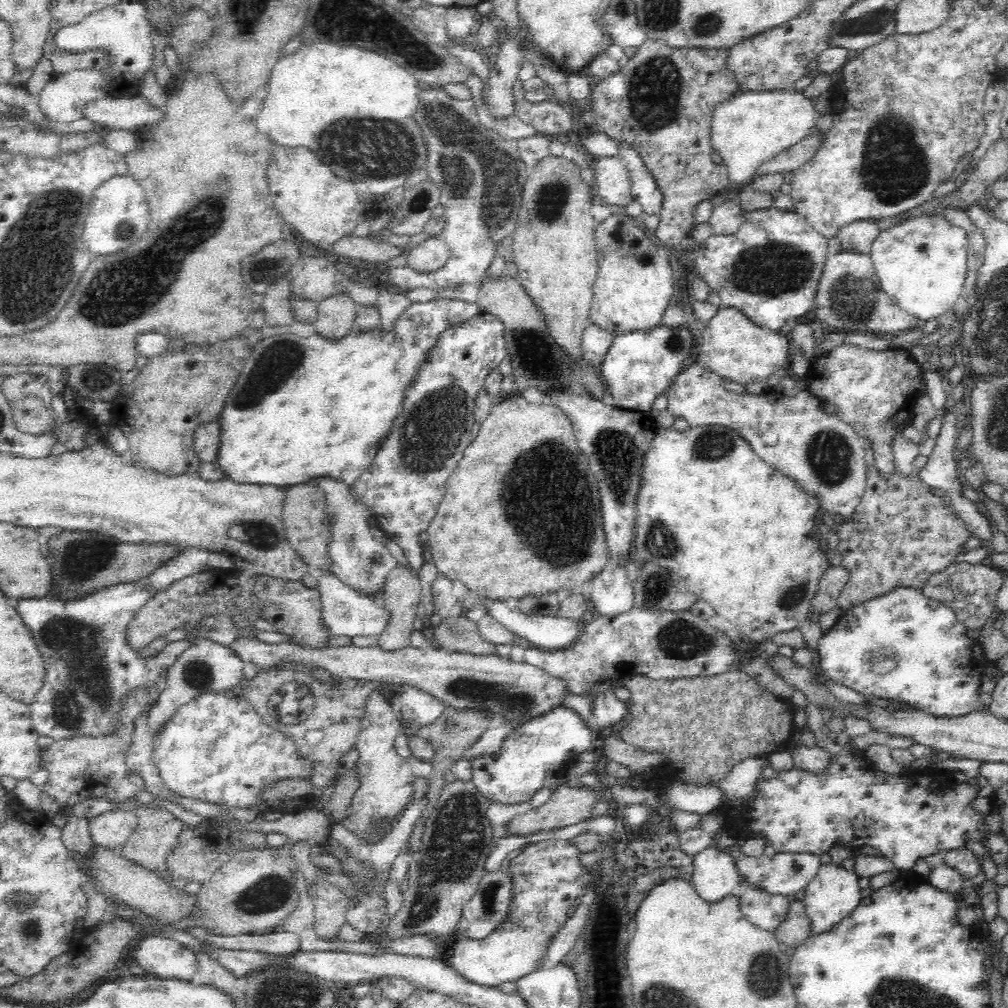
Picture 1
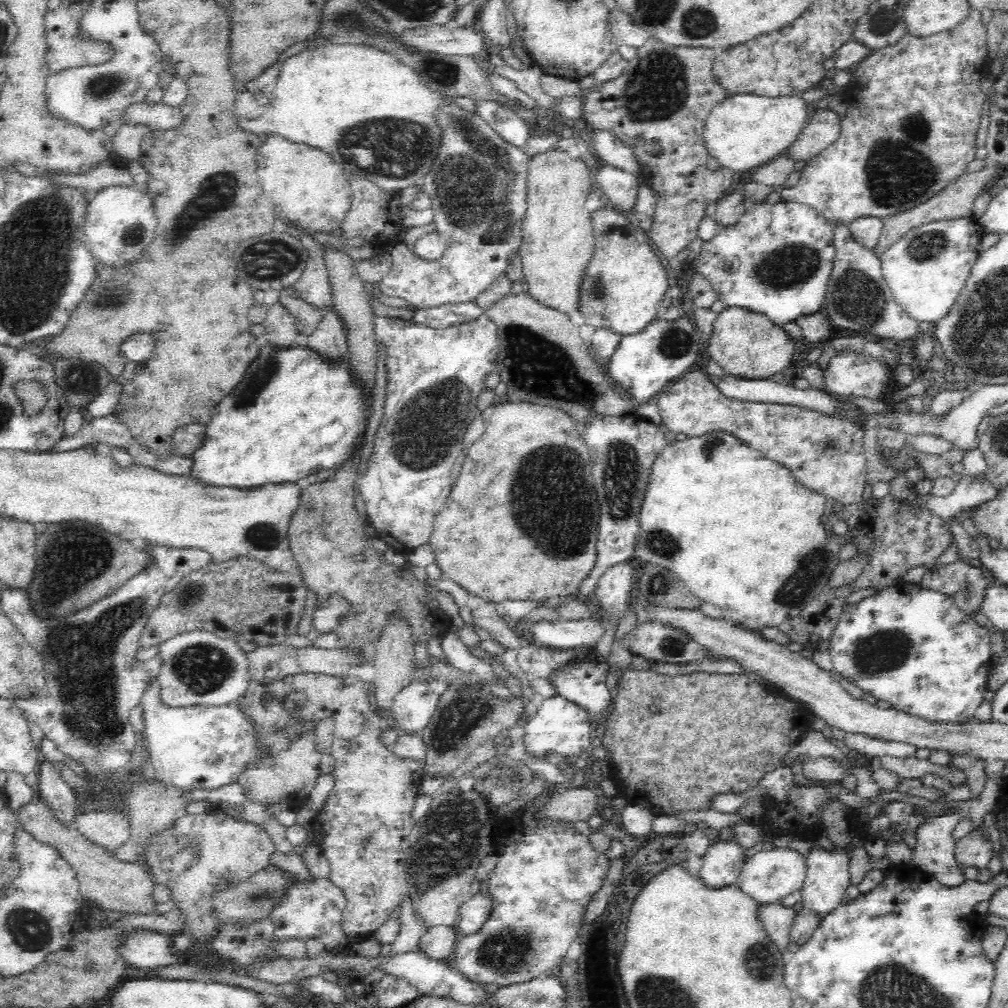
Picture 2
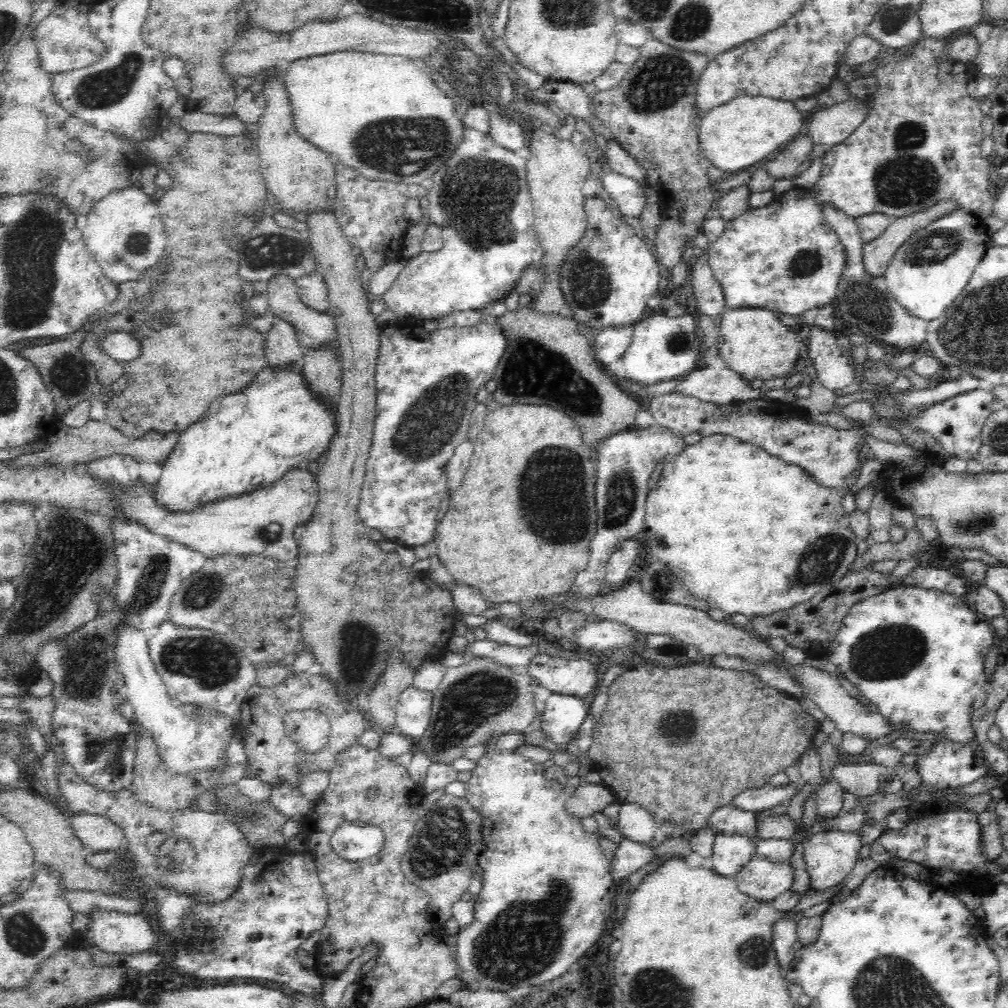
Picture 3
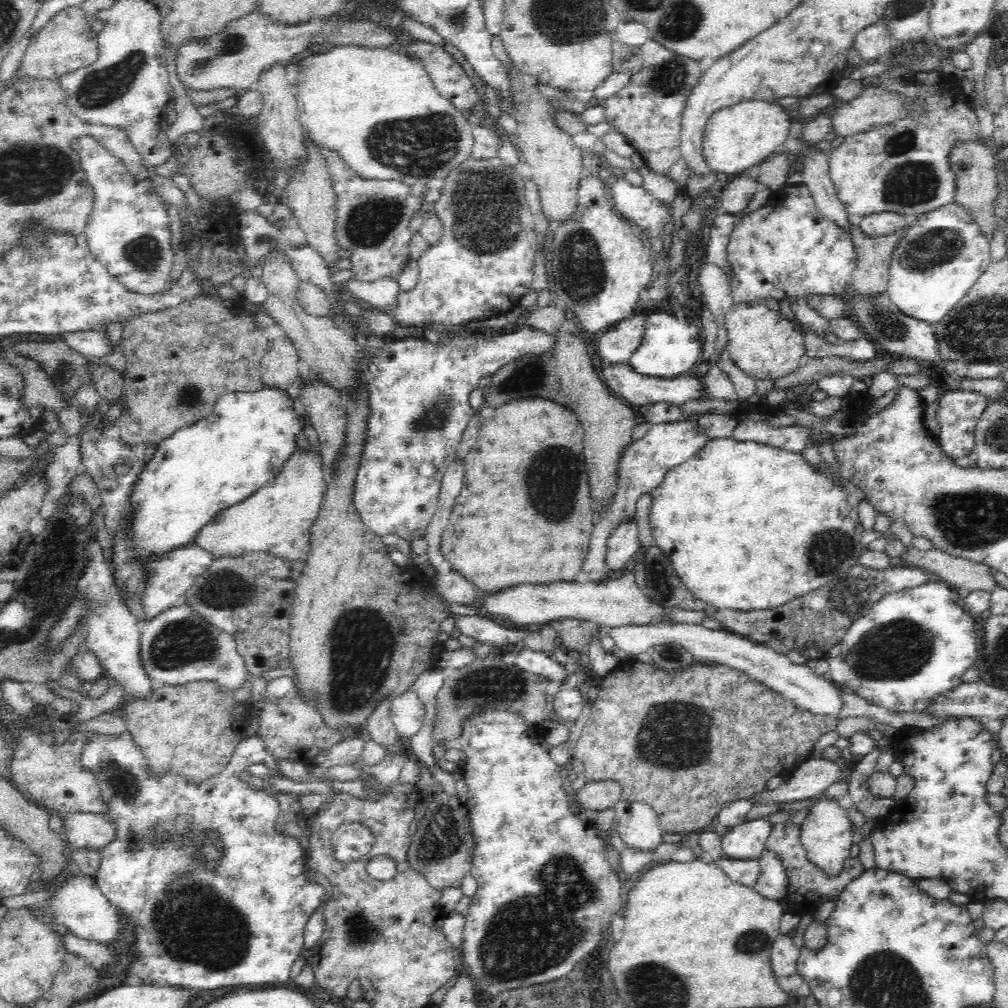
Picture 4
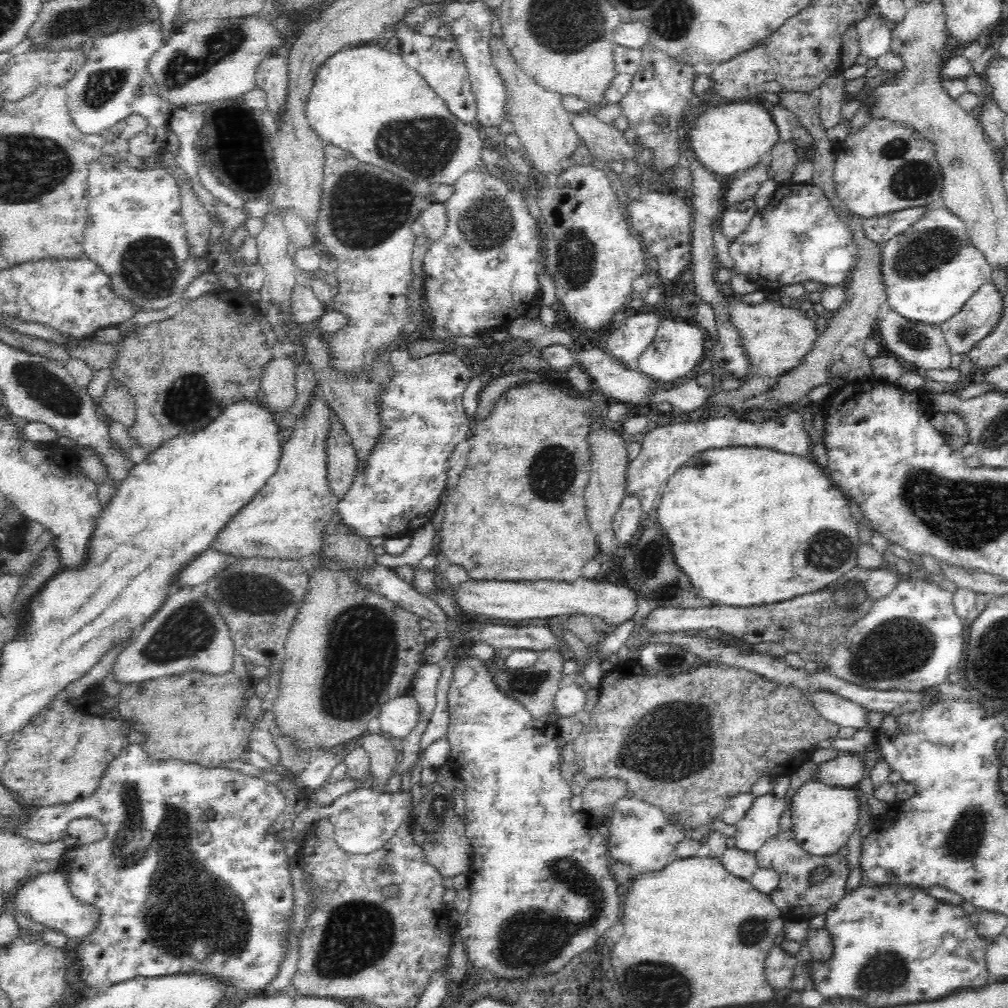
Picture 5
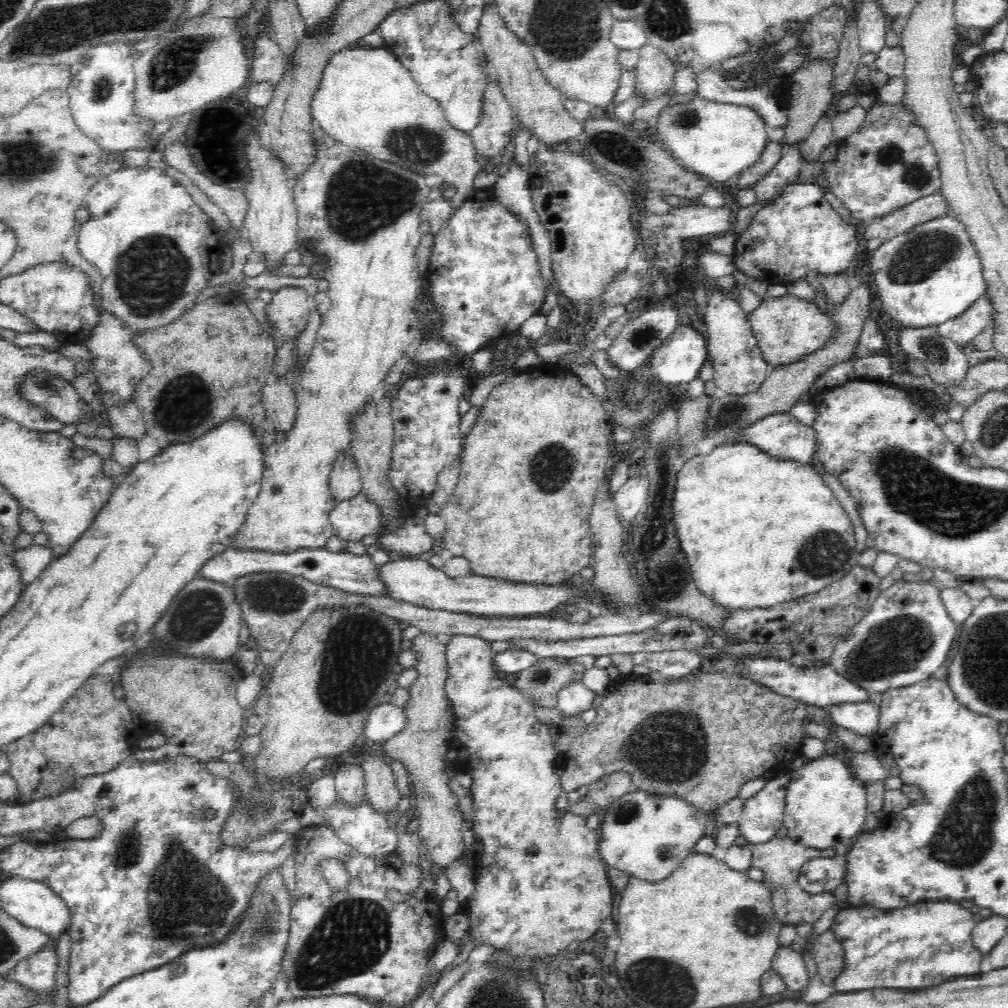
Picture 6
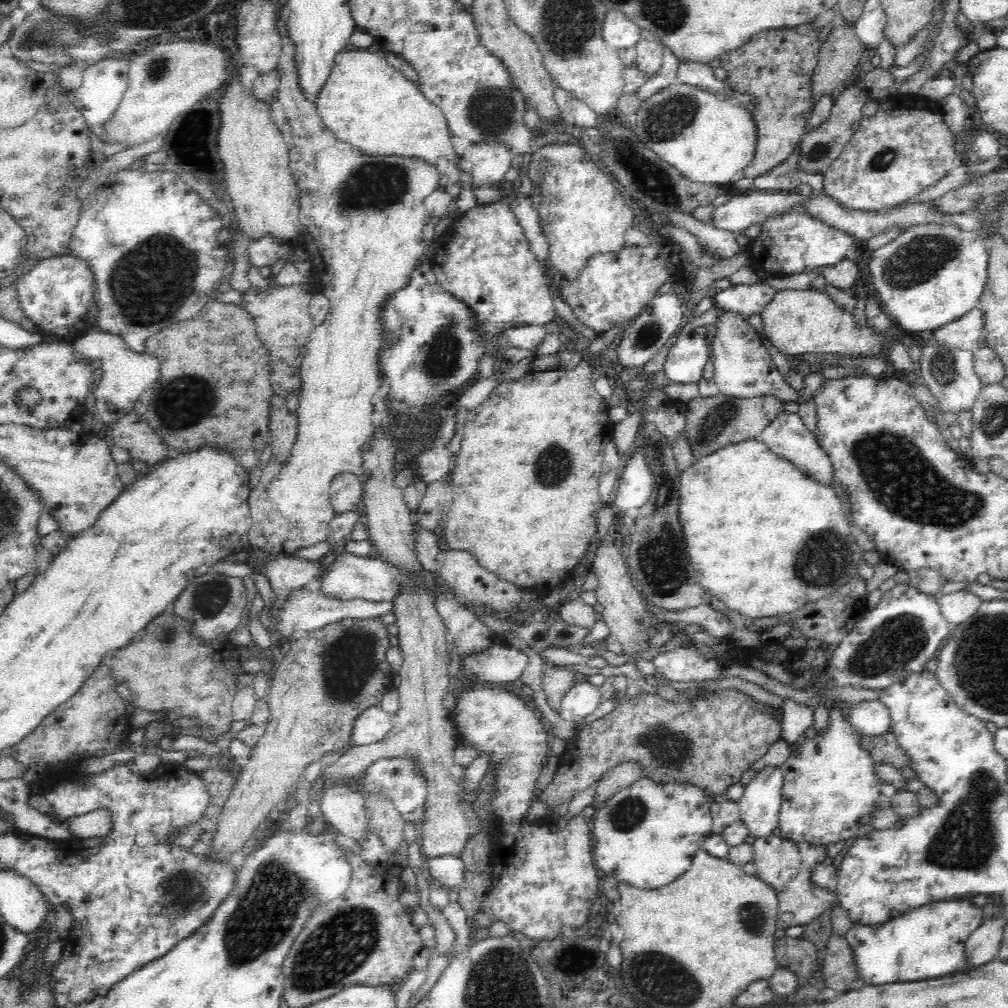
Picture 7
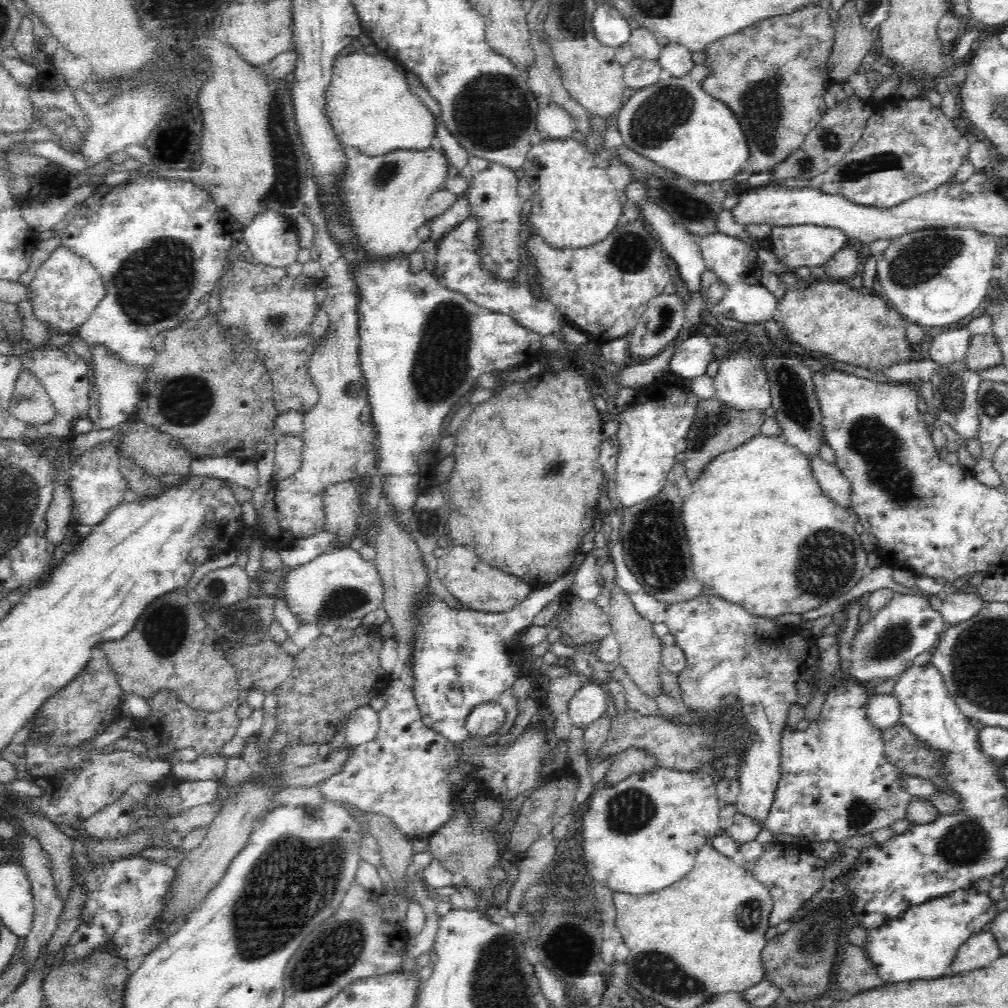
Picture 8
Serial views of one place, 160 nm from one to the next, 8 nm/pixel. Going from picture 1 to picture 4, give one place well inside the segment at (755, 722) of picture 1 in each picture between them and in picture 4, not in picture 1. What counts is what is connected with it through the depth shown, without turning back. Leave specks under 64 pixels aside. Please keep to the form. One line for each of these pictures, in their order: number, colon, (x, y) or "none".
2: (735, 731)
3: (658, 726)
4: (685, 742)

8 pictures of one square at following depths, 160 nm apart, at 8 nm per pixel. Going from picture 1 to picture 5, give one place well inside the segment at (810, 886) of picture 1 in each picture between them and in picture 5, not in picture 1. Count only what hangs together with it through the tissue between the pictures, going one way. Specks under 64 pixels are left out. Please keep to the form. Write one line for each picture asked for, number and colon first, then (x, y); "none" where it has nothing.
2: (825, 887)
3: (829, 858)
4: (826, 835)
5: (823, 817)

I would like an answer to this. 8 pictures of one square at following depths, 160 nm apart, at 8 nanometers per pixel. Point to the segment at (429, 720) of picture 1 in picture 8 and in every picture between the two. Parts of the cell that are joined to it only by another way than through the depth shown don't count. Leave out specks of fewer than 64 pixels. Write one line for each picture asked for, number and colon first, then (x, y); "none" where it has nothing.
2: (413, 707)
3: (413, 710)
4: (408, 712)
5: (398, 717)
6: (385, 721)
7: (372, 725)
8: (362, 725)

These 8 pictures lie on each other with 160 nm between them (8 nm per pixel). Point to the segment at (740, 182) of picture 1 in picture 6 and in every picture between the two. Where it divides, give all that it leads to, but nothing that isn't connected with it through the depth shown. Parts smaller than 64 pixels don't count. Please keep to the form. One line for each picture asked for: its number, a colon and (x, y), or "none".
2: (744, 132)
3: (733, 136)
4: (741, 136)
5: (732, 137)
6: (717, 140)

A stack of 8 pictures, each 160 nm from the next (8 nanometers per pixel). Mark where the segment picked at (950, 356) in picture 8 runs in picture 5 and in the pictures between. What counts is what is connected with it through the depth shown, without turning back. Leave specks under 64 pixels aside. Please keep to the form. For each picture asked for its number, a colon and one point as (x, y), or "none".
5: (980, 314)
6: (963, 329)
7: (964, 332)

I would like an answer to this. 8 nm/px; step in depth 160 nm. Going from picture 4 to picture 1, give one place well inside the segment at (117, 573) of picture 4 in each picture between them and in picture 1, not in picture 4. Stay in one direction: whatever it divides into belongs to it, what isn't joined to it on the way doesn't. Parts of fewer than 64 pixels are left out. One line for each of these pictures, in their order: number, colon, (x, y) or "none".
1: (315, 407)
2: (295, 412)
3: (247, 440)

